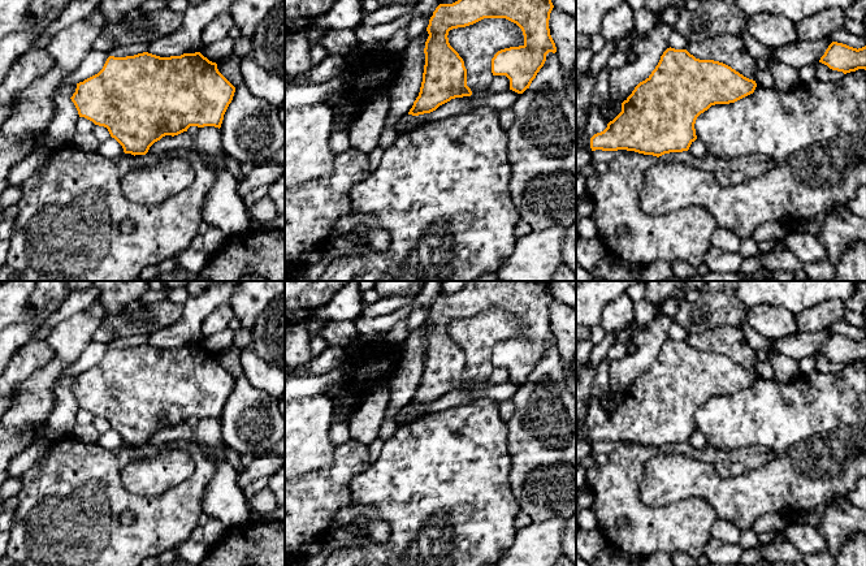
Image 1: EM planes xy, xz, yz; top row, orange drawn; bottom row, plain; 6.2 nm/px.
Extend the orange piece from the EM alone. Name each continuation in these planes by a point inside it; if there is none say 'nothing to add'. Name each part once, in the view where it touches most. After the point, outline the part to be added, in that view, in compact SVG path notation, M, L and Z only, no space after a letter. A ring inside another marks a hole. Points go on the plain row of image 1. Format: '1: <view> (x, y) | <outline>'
nothing to add

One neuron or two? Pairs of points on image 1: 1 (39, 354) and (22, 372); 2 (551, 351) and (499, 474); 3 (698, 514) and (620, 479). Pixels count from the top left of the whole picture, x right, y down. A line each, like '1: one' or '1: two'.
1: one
2: two
3: one

